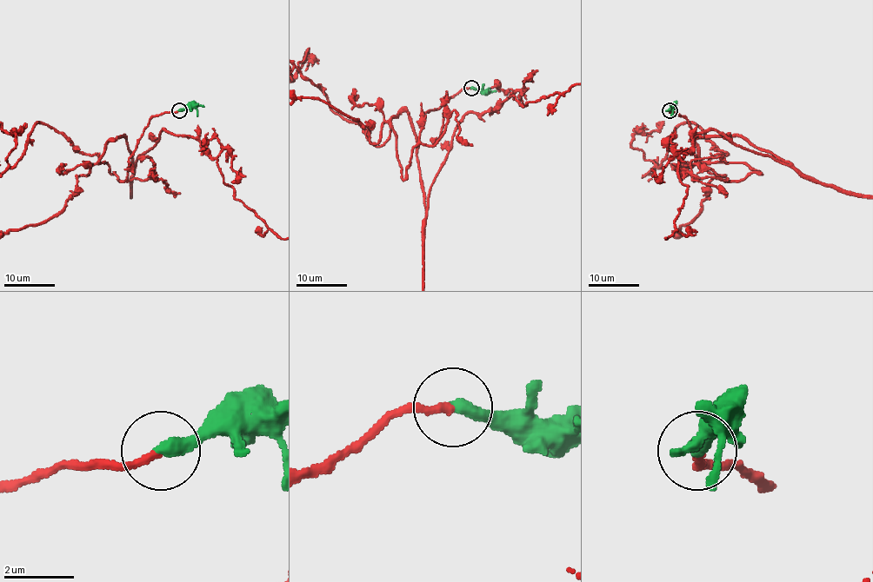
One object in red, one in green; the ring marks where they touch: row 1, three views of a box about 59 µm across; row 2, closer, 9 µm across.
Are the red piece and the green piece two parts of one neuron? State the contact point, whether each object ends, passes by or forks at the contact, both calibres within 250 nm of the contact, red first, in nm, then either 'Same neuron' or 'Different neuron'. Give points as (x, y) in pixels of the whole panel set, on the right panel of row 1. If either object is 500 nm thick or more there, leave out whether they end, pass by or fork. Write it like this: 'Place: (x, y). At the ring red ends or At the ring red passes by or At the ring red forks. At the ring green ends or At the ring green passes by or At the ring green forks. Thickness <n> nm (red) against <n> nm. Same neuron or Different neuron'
Place: (669, 110). At the ring red ends. At the ring green ends. Thickness 240 nm (red) against 400 nm. Same neuron

